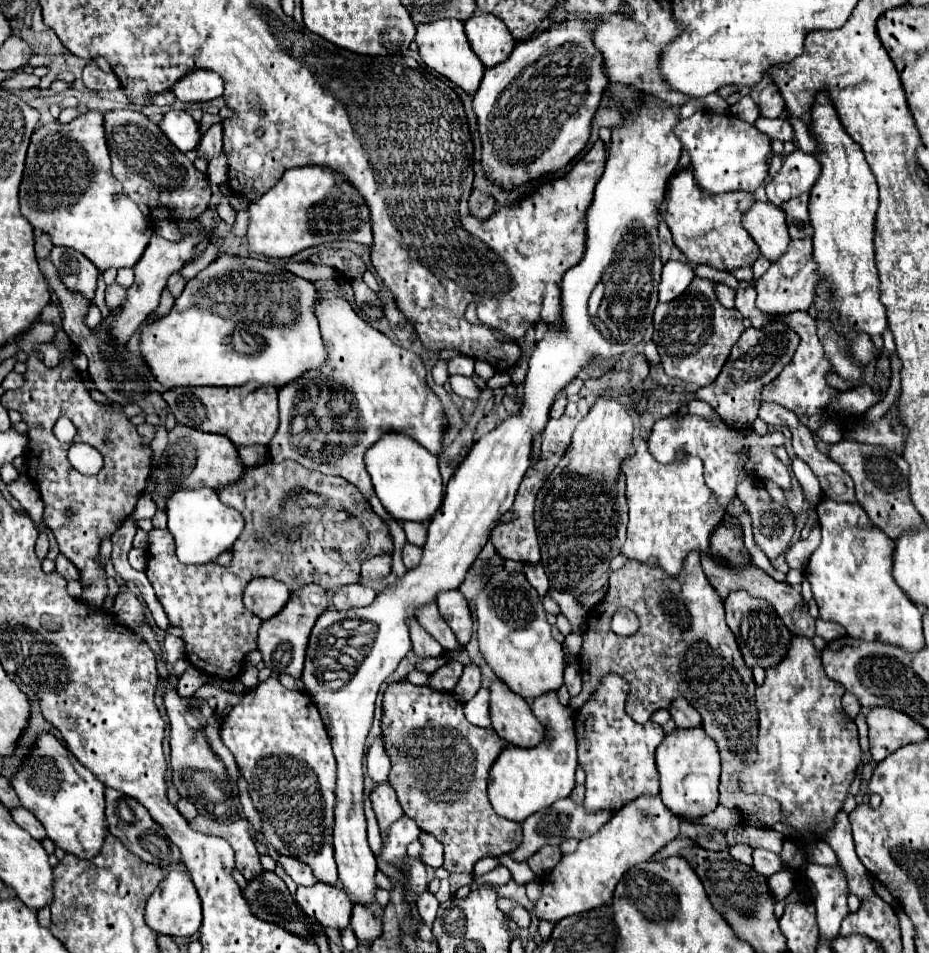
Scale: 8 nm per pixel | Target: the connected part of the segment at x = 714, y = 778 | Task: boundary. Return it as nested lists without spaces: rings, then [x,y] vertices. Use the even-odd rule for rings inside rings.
[[[676,727],[668,733],[656,749],[656,765],[660,773],[660,797],[674,815],[698,819],[714,811],[718,805],[720,755],[714,739],[708,737],[702,727]]]

